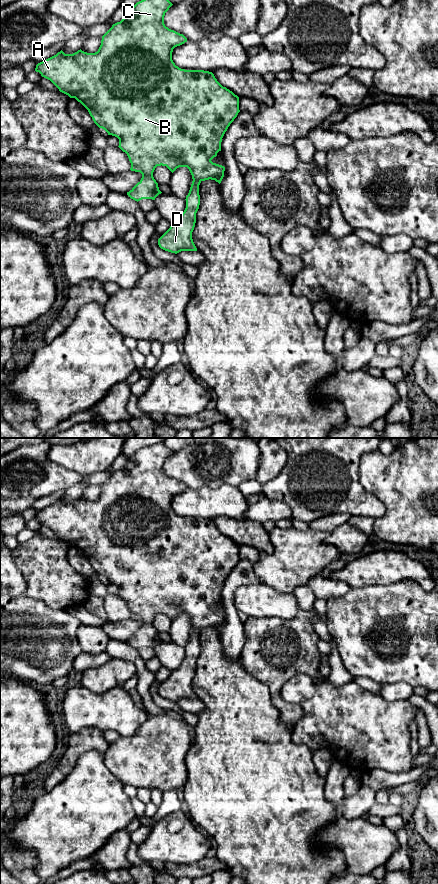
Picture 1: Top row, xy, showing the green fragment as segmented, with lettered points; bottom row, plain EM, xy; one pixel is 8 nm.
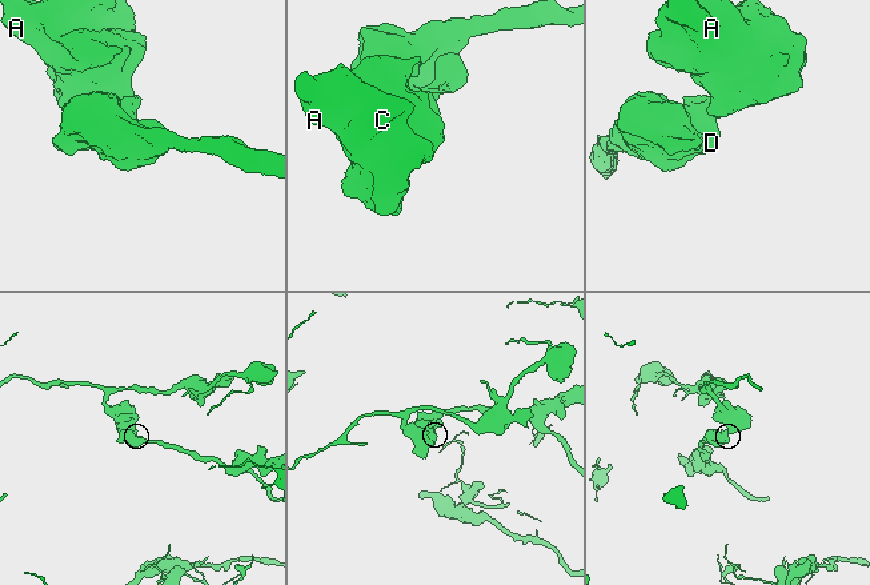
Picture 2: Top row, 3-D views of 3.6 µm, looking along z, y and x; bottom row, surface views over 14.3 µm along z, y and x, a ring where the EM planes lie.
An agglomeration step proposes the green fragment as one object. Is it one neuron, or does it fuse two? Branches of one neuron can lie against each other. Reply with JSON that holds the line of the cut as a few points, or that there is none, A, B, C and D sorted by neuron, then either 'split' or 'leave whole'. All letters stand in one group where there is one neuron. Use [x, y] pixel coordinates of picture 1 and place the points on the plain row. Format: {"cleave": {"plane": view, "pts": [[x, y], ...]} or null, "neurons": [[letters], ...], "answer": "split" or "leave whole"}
{"cleave": {"plane": "xy", "pts": [[200, 628], [193, 629]]}, "neurons": [["A", "B", "C"], ["D"]], "answer": "split"}

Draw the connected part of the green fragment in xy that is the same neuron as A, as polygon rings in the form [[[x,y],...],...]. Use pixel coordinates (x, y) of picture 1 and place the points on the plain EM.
[[[163,442],[145,446],[102,484],[97,500],[87,501],[80,497],[73,502],[65,502],[61,498],[35,516],[60,540],[80,550],[99,576],[119,587],[118,595],[127,602],[130,618],[142,622],[141,628],[127,640],[137,650],[142,647],[155,648],[162,641],[153,625],[157,614],[166,614],[172,621],[179,615],[187,615],[193,629],[214,628],[222,624],[225,615],[211,608],[221,599],[222,586],[240,560],[239,545],[223,535],[212,520],[181,517],[173,510],[173,497],[187,490],[187,486],[164,472],[165,461],[172,453]]]

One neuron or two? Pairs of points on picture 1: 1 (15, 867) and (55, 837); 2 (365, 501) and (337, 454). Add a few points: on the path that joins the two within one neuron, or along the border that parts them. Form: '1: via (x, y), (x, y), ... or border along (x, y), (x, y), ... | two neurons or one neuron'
1: border along (10, 848), (31, 851), (37, 873) | two neurons
2: via (353, 489), (337, 473), (337, 466) | one neuron

